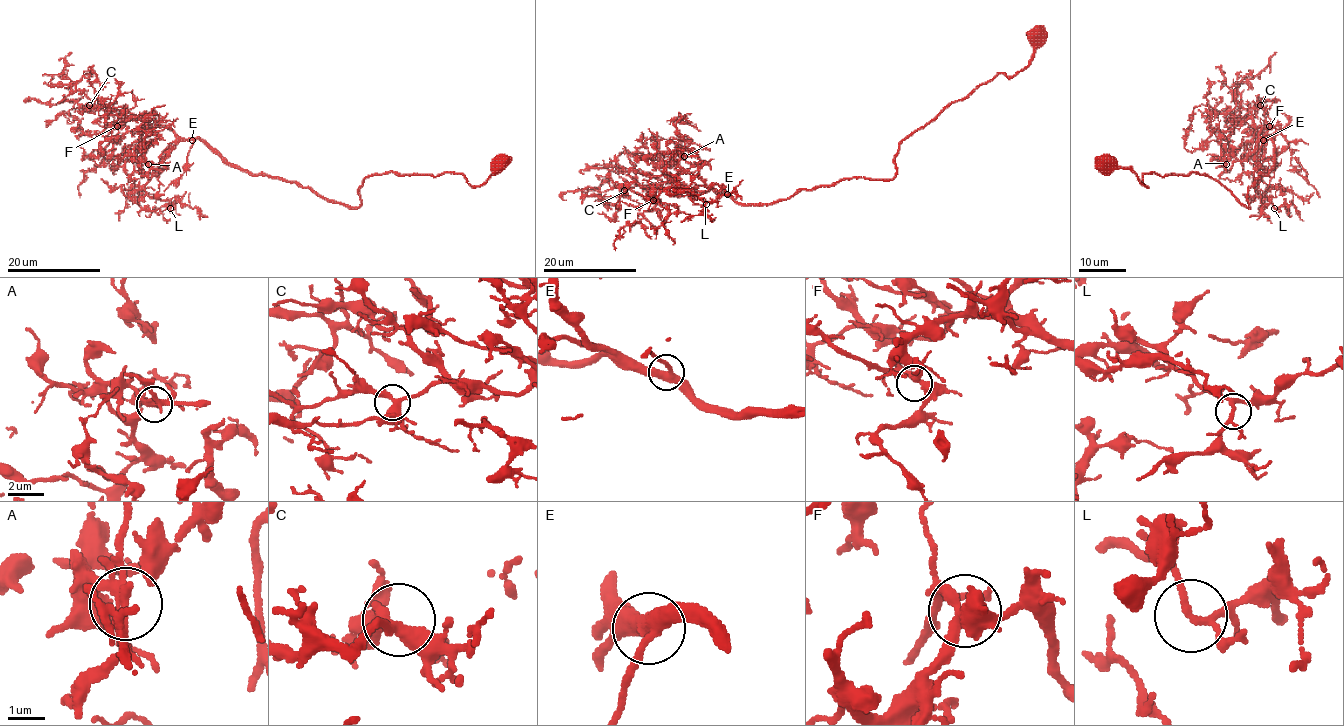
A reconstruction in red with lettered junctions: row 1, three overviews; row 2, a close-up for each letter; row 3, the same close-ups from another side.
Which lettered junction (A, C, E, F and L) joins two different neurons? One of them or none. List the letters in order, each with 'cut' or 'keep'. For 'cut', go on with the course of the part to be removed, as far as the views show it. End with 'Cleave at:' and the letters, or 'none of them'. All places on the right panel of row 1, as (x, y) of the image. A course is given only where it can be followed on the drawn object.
A: keep
C: keep
E: keep
F: keep
L: keep
Cleave at: none of them

